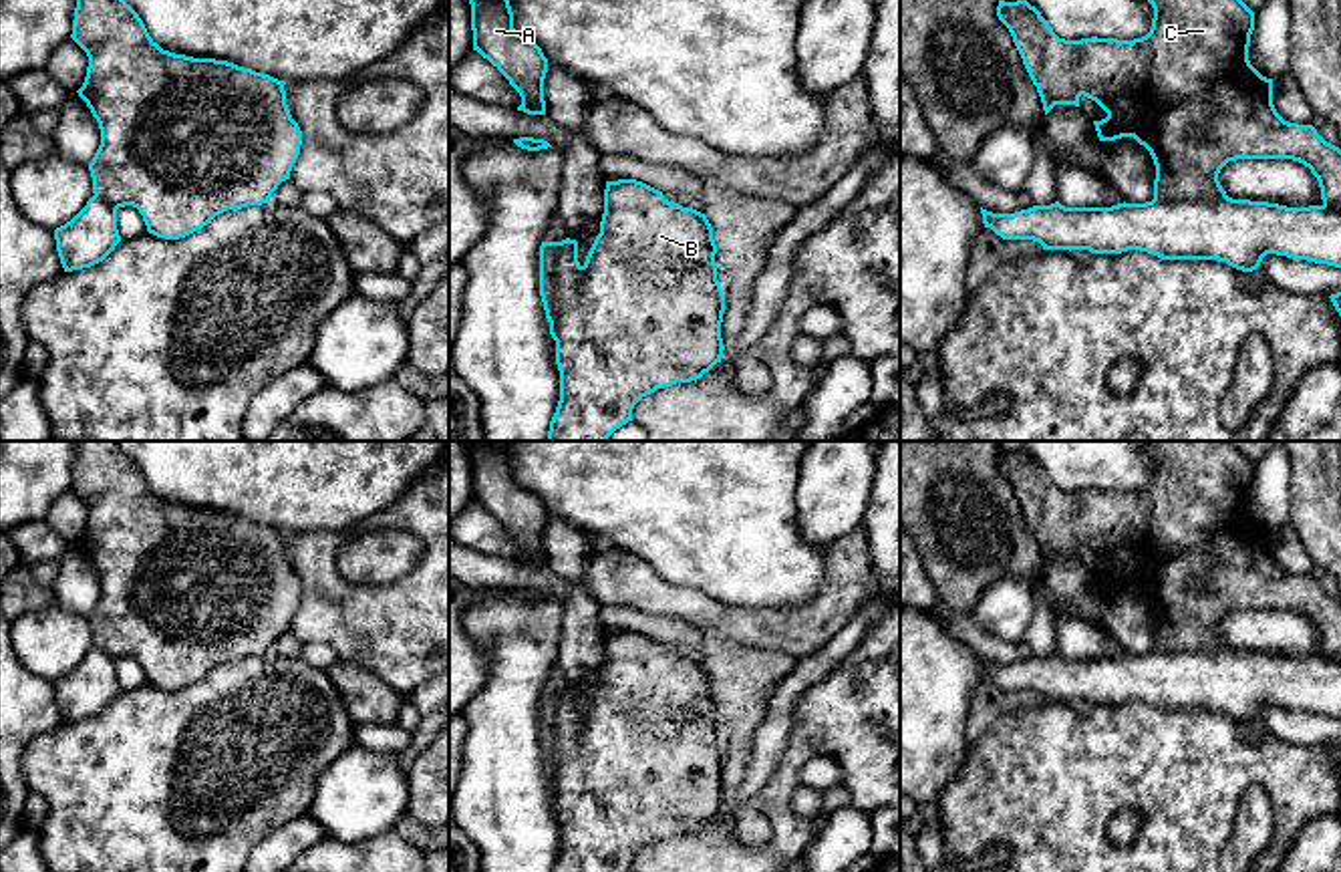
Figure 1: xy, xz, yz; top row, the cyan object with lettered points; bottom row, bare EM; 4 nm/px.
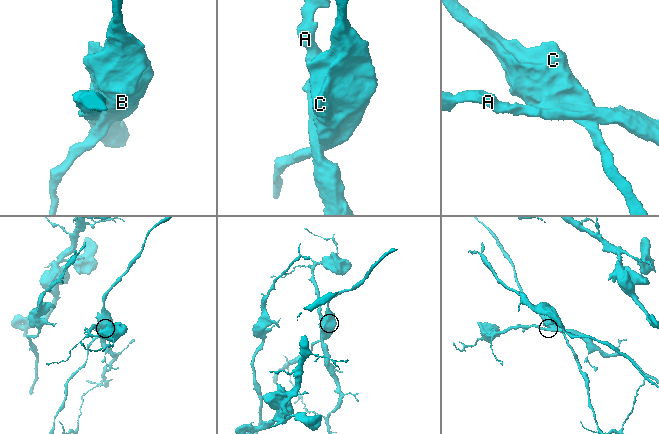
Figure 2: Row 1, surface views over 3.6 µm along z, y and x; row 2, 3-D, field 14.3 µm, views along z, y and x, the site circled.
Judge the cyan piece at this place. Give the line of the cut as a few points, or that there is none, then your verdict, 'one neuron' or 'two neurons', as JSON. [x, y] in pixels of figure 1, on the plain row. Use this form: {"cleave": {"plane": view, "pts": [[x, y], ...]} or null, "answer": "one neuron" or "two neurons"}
{"cleave": {"plane": "xz", "pts": [[560, 693], [554, 705], [554, 790]]}, "answer": "two neurons"}

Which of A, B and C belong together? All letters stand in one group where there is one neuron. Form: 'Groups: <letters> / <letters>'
Groups: A / B C

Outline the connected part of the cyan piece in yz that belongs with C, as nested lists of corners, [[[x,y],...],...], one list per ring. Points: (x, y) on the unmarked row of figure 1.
[[[1146,441],[1154,459],[1152,479],[1134,491],[1059,489],[1027,451],[999,451],[997,467],[1009,479],[1023,516],[1037,538],[1045,566],[1055,556],[1079,558],[1079,548],[1095,552],[1107,568],[1093,572],[1099,592],[1134,588],[1156,616],[1154,648],[1168,652],[1218,652],[1228,648],[1218,632],[1220,620],[1236,610],[1293,610],[1311,620],[1325,659],[1341,661],[1341,600],[1327,594],[1313,576],[1285,572],[1273,556],[1273,530],[1248,512],[1254,463],[1232,441]]]

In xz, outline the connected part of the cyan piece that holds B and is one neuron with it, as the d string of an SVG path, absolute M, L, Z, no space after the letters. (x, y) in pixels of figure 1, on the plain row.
M618 630L606 632L604 640L604 665L600 673L600 685L596 687L586 713L578 713L578 693L562 691L556 699L554 709L554 759L556 759L556 816L560 822L560 852L552 872L632 872L634 856L654 844L677 834L691 834L709 824L723 808L723 789L721 773L725 763L725 745L717 731L715 715L717 695L713 691L713 679L705 665L683 659L675 652L668 652L662 642L636 632L636 630Z

